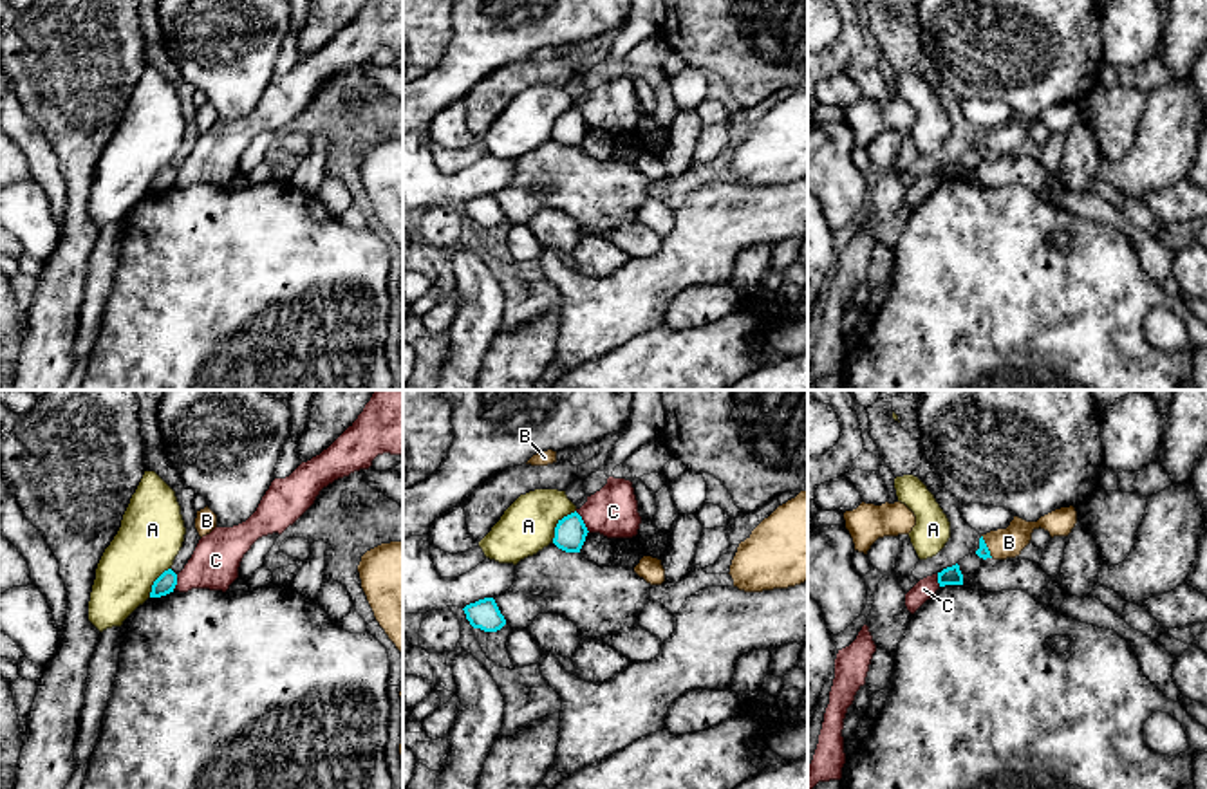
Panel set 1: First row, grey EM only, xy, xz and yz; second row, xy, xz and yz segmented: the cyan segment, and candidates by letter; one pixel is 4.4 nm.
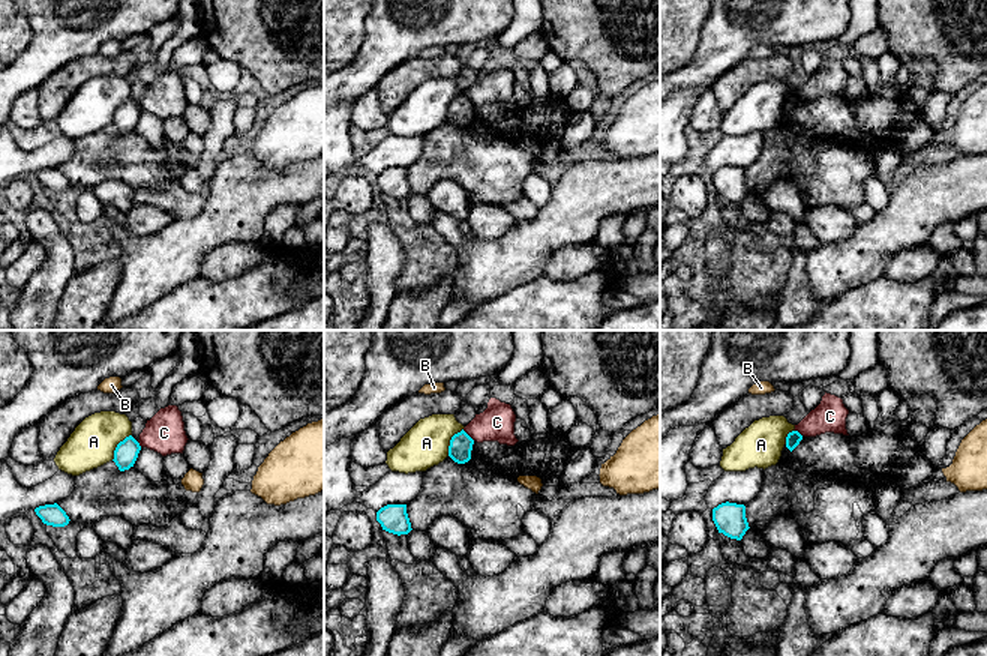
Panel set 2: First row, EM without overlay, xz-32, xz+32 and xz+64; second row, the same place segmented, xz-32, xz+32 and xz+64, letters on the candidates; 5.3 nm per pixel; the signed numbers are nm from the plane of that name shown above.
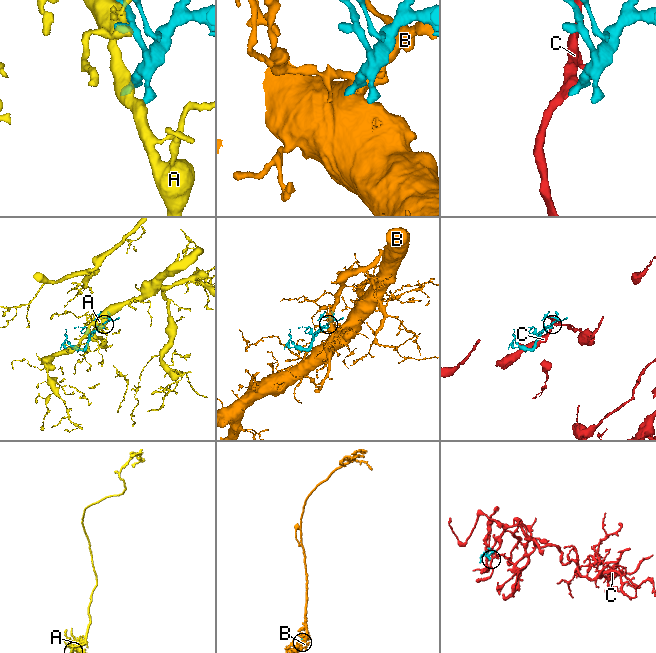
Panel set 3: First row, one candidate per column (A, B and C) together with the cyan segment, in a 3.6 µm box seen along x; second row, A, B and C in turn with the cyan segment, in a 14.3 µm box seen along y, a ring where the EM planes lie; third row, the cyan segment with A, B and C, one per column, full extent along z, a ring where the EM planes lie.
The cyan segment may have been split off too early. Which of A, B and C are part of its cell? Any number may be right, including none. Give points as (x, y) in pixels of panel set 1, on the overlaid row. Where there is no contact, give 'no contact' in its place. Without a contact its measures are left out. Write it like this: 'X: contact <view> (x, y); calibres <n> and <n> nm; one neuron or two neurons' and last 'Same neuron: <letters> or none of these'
A: contact xz (557, 524); calibres 140 and 240 nm; two neurons
B: contact yz (985, 546); calibres 50 and 130 nm; one neuron
C: contact xz (582, 522); calibres 140 and 220 nm; two neurons
Same neuron: B

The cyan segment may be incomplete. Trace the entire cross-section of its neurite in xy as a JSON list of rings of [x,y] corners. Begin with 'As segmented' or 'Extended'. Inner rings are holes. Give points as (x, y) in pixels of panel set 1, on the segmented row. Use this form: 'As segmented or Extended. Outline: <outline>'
As segmented. Outline: [[[168,569],[164,571],[152,585],[152,592],[150,592],[150,598],[161,598],[161,596],[166,596],[170,592],[173,592],[177,585],[177,574]]]

